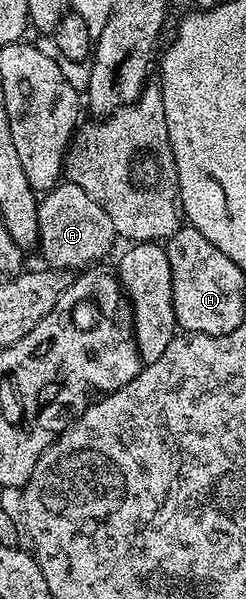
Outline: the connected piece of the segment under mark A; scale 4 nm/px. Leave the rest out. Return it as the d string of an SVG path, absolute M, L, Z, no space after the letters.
M60 181L54 188L43 192L38 202L38 252L45 259L49 268L57 271L75 272L77 269L88 269L96 263L112 247L112 242L117 242L118 236L115 231L114 222L93 197L79 188L78 185L67 181Z

